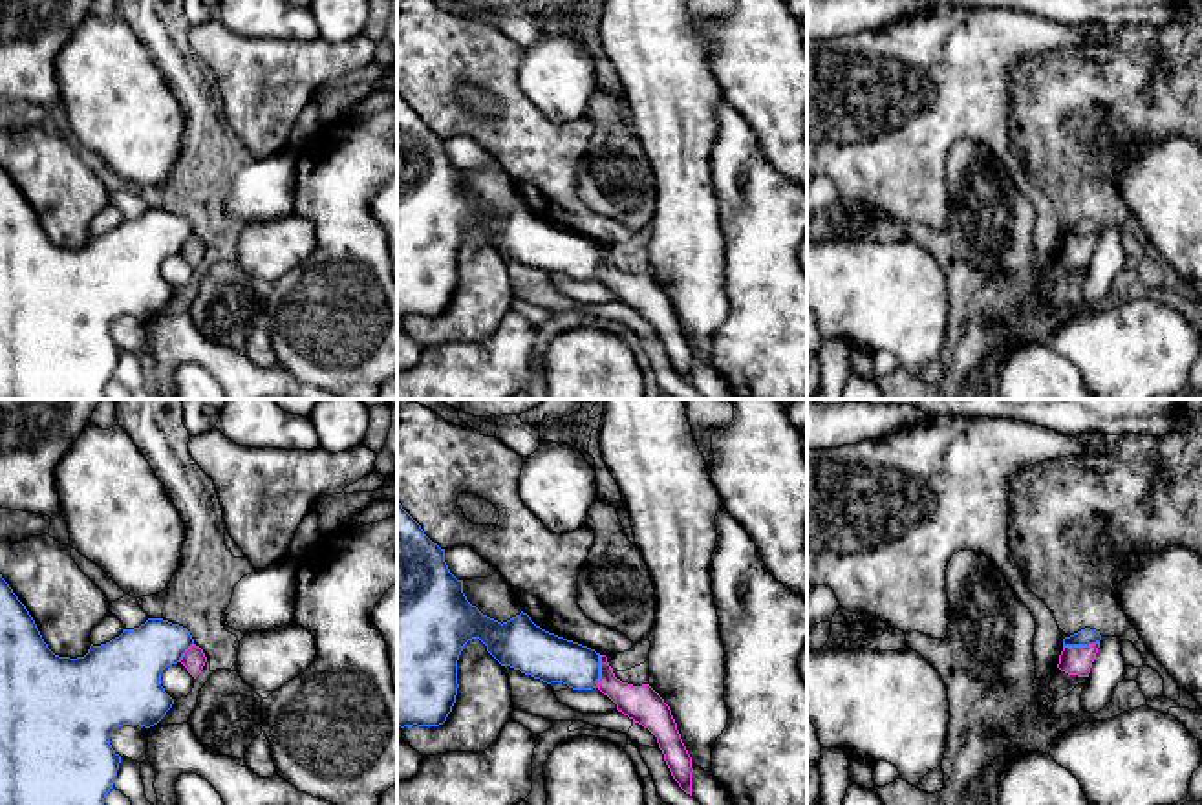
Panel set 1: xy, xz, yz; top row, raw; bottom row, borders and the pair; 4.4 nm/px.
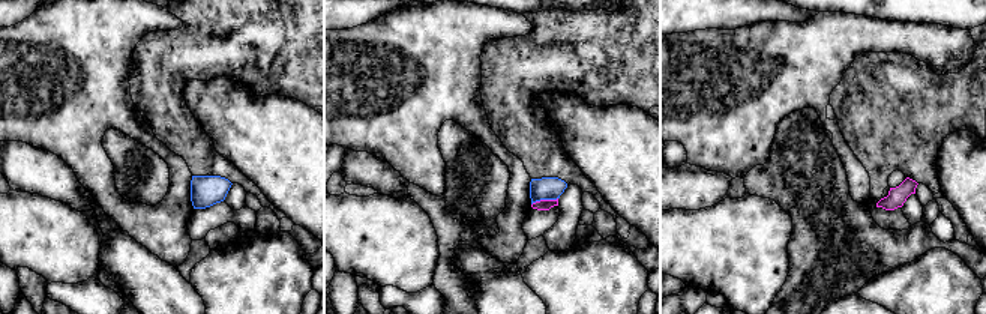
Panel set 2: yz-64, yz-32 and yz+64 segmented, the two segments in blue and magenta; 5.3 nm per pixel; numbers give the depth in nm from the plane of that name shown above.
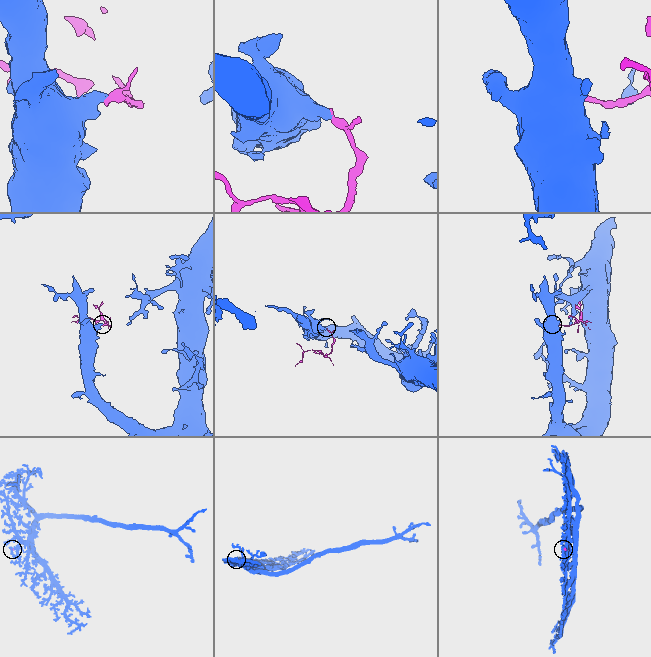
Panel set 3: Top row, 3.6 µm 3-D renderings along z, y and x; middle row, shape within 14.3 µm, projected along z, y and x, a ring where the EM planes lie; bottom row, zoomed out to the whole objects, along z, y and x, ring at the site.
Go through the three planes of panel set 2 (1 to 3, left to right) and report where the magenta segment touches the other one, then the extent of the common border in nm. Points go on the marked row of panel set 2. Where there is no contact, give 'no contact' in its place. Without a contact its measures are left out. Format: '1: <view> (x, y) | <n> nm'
1: no contact
2: yz-32 (544, 199) | 150 nm
3: no contact

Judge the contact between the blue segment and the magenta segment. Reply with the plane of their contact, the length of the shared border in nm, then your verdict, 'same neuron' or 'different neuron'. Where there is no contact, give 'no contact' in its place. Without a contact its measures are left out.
meets blue in yz; contact 160 nm long; different neuron

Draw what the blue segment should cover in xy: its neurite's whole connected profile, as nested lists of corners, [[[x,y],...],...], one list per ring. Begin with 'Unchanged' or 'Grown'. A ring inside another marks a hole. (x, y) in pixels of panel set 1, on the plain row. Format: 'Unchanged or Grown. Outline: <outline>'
Unchanged. Outline: [[[0,165],[0,399],[106,399],[104,388],[113,379],[121,353],[121,346],[110,335],[112,322],[123,315],[150,318],[166,306],[174,289],[161,276],[161,263],[177,254],[192,234],[194,229],[187,218],[163,209],[148,209],[139,218],[123,220],[119,227],[106,234],[91,234],[84,247],[59,247],[48,238],[33,207]]]

